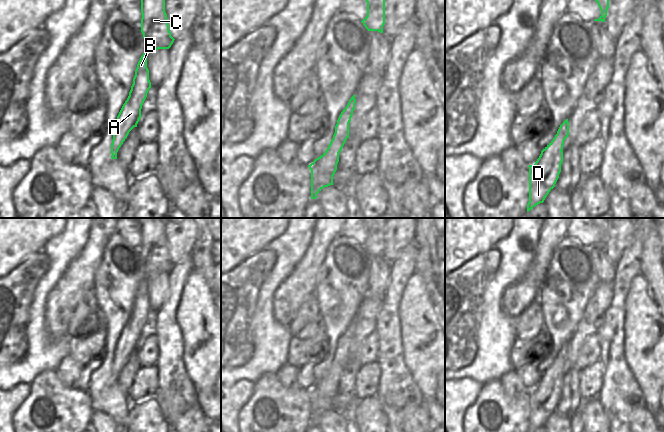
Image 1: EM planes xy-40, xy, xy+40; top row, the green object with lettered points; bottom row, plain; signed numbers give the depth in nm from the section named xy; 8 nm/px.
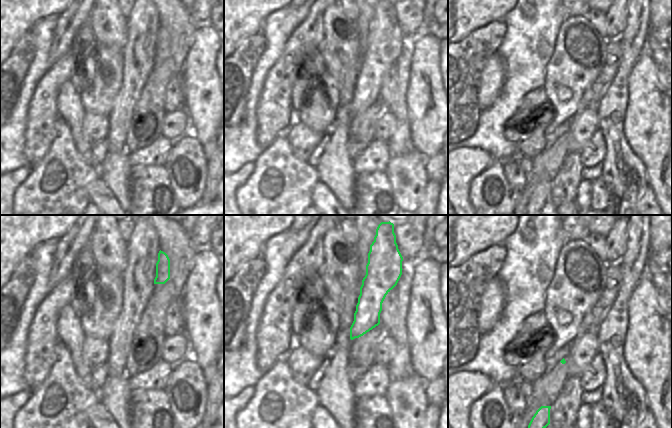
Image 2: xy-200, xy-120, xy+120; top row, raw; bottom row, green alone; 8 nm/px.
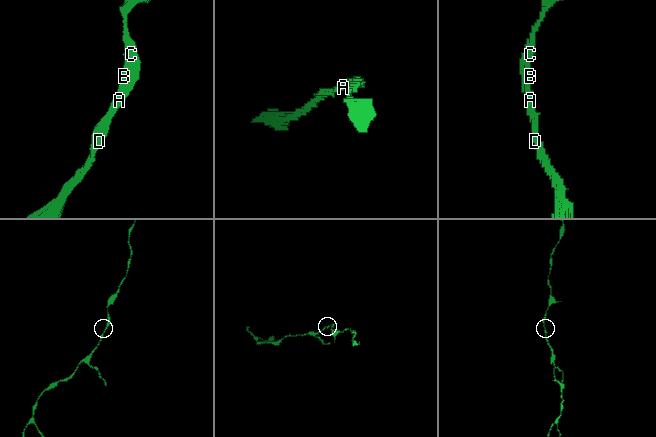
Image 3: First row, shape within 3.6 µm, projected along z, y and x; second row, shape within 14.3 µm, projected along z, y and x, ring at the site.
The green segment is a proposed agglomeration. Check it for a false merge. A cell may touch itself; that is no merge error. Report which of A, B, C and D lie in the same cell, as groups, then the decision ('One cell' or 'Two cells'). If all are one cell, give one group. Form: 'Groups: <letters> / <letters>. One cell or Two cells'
Groups: A B C D. One cell.

